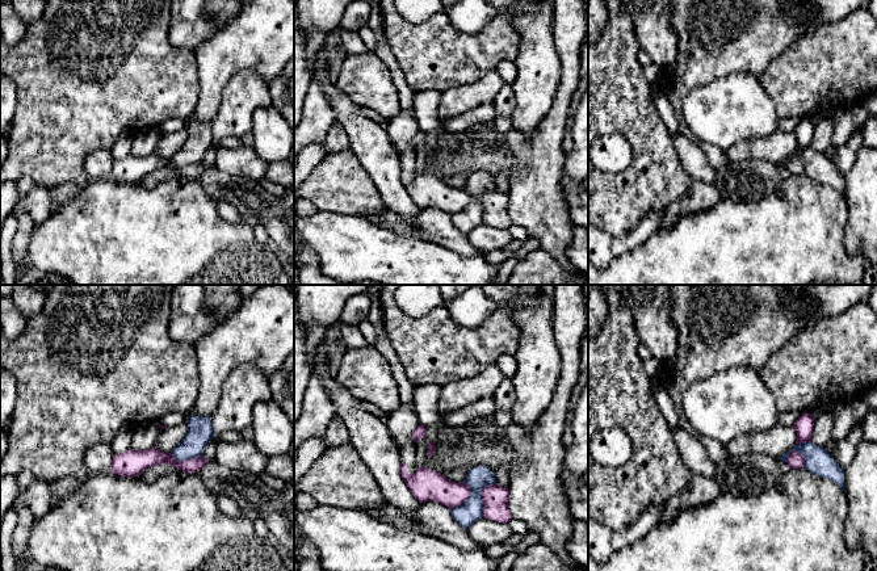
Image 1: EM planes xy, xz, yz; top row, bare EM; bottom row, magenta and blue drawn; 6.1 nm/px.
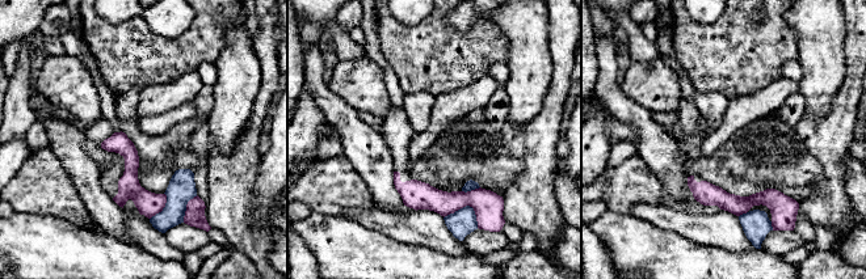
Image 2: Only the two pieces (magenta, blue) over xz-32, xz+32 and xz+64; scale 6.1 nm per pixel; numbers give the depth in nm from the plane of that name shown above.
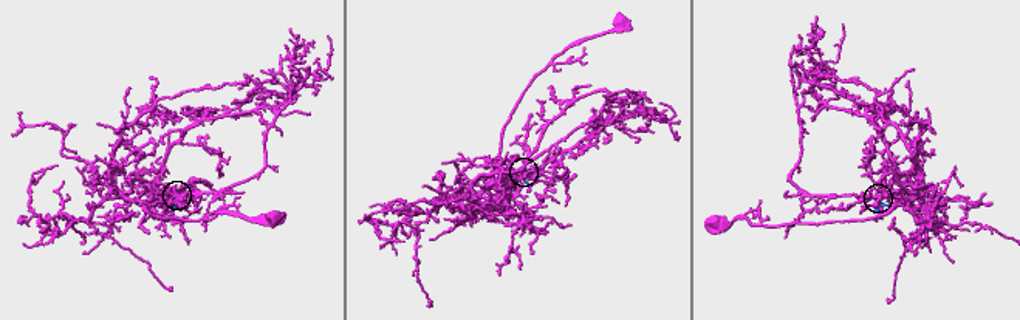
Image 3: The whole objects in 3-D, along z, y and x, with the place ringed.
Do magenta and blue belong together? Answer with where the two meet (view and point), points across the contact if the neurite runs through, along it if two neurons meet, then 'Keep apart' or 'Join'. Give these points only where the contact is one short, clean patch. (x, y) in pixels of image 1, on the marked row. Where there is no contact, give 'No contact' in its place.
Touches magenta at xz (482, 496). Boundary: xz (495, 482), (481, 491), (482, 515). Keep apart

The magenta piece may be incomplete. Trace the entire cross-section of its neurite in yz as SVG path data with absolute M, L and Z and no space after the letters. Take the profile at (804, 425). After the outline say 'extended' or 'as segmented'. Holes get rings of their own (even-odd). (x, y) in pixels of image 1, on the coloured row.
M803 412L794 423L794 429L797 433L797 441L796 445L798 444L805 444L805 442L810 442L811 438L811 433L814 429L814 417L807 413Z; as segmented

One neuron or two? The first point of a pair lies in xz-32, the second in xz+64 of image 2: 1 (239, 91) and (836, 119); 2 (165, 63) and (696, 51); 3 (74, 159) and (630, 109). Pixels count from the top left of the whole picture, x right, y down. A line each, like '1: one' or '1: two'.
1: two
2: one
3: one

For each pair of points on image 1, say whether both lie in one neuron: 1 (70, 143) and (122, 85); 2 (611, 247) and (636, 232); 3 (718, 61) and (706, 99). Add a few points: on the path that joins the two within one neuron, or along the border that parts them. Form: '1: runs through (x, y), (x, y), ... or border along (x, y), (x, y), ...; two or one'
1: runs through (79, 129), (108, 100); one
2: runs through (617, 246), (624, 244), (629, 239); one
3: border along (743, 71), (717, 76), (695, 87), (687, 96); two

